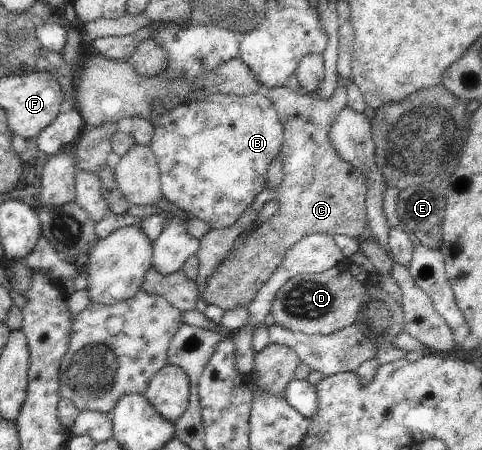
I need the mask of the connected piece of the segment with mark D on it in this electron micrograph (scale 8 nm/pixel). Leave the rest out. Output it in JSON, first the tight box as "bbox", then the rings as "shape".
{"bbox":[271,258,367,335],"shape":[[[344,258],[323,273],[301,273],[286,281],[277,292],[271,313],[277,324],[291,331],[329,335],[357,322],[367,285],[351,275],[350,261]]]}

